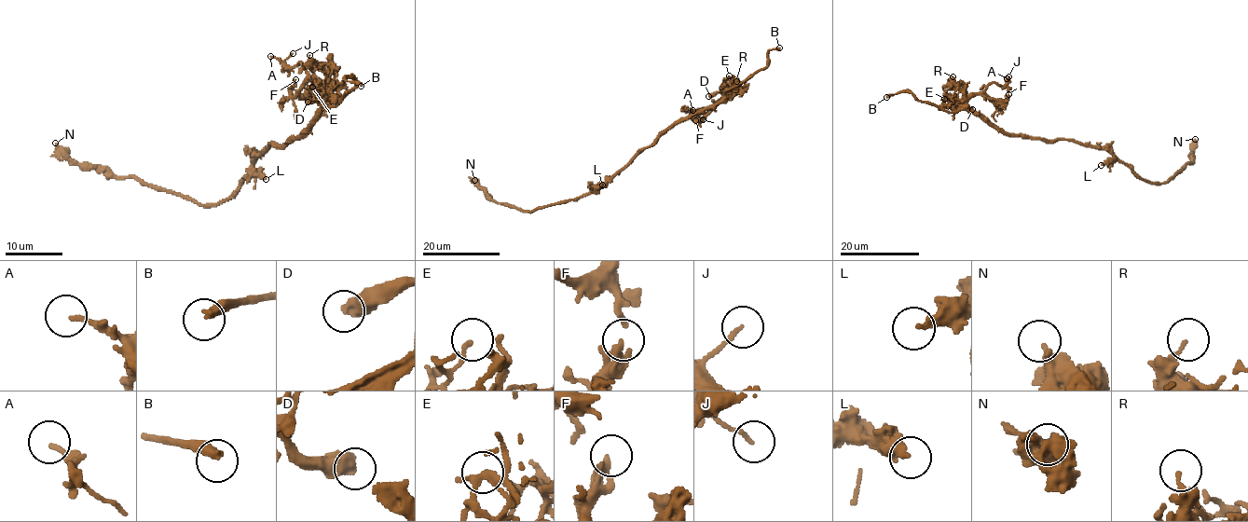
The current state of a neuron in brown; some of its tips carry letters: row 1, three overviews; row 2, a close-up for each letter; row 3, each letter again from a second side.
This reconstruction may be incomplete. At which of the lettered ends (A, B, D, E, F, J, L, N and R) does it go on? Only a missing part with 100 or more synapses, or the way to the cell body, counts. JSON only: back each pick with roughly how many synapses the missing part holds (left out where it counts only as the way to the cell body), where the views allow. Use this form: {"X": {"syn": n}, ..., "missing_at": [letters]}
{"missing_at": ["B"]}

